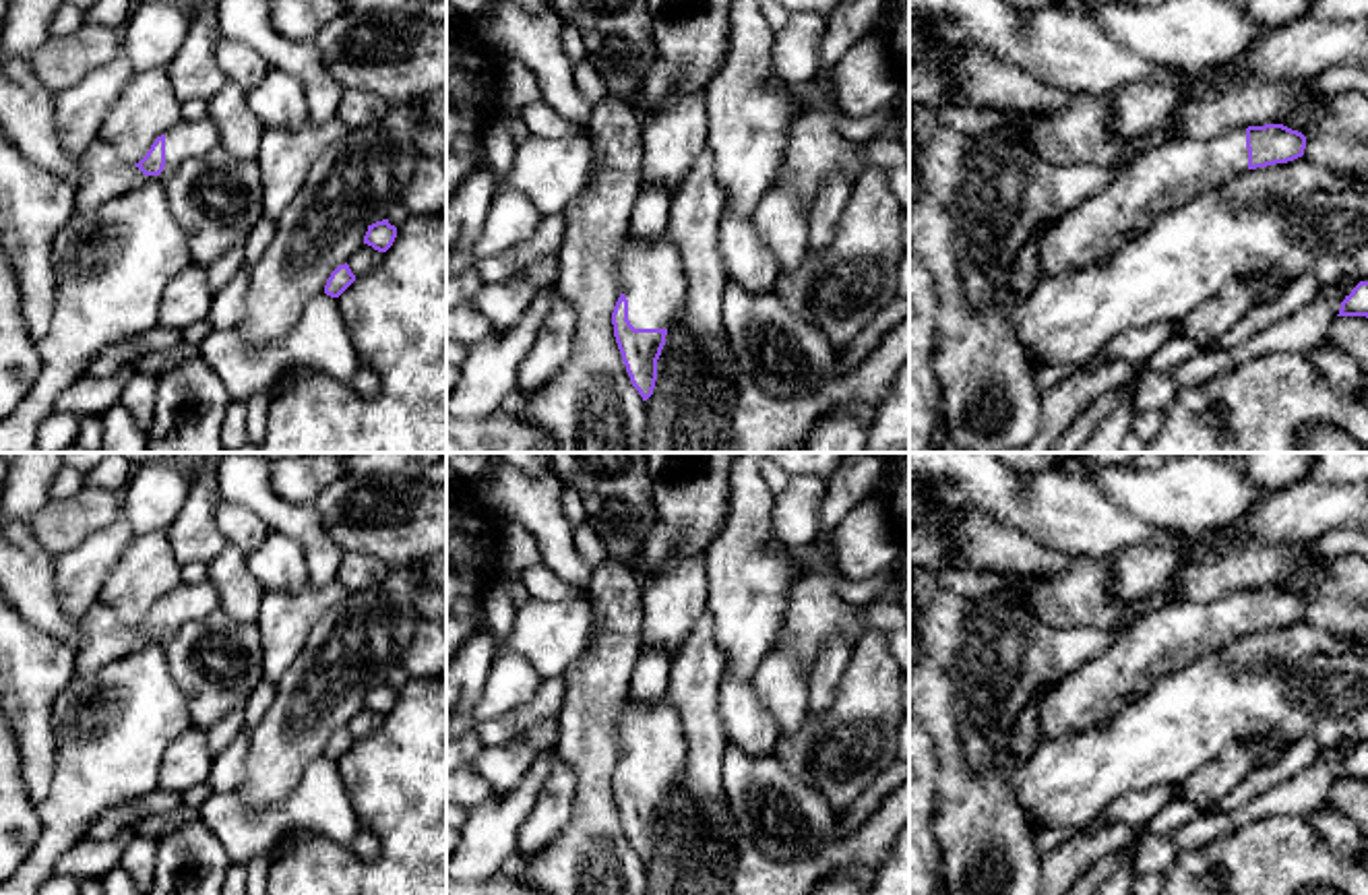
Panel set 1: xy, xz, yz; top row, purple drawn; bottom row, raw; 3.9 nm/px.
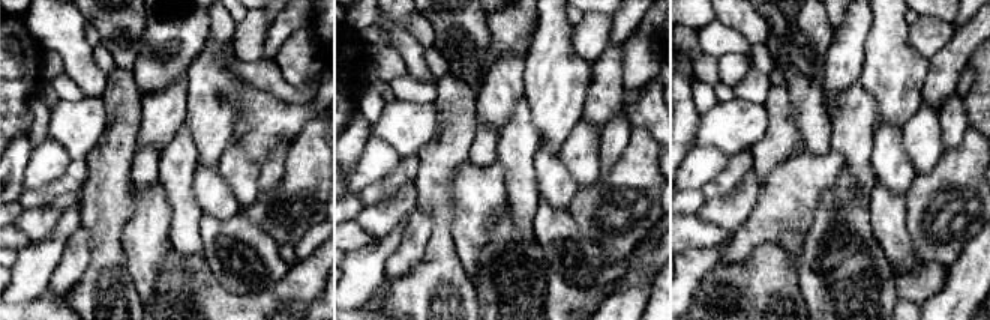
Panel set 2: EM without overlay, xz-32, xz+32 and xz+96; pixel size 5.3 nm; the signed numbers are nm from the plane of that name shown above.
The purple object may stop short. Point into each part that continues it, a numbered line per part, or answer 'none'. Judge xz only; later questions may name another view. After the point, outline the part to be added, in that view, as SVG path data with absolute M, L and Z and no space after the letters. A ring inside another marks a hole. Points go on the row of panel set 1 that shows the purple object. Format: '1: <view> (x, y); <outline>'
1: xz (654, 284); M670 229L655 242L641 242L628 232L618 271L634 329L667 329L686 300L682 260Z

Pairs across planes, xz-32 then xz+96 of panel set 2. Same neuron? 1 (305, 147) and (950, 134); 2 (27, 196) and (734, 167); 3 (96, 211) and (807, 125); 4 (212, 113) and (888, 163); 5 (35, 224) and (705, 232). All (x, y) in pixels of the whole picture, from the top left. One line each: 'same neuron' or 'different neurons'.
1: different neurons
2: same neuron
3: different neurons
4: different neurons
5: different neurons

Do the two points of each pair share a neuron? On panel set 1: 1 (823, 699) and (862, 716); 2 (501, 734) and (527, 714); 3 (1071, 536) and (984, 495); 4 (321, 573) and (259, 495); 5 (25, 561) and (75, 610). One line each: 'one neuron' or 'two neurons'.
1: two neurons
2: one neuron
3: one neuron
4: one neuron
5: two neurons

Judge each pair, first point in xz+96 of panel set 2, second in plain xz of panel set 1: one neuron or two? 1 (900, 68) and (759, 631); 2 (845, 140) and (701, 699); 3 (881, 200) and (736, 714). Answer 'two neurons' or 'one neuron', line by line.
1: one neuron
2: one neuron
3: two neurons

